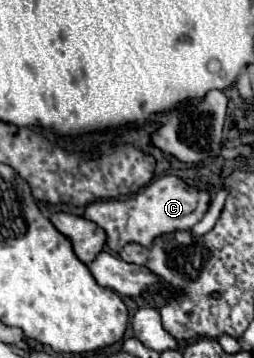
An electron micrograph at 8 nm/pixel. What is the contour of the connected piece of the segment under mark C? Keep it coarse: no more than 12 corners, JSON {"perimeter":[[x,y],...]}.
{"perimeter":[[161,176],[137,196],[97,200],[85,218],[107,246],[145,248],[189,230],[211,204],[205,188]]}

